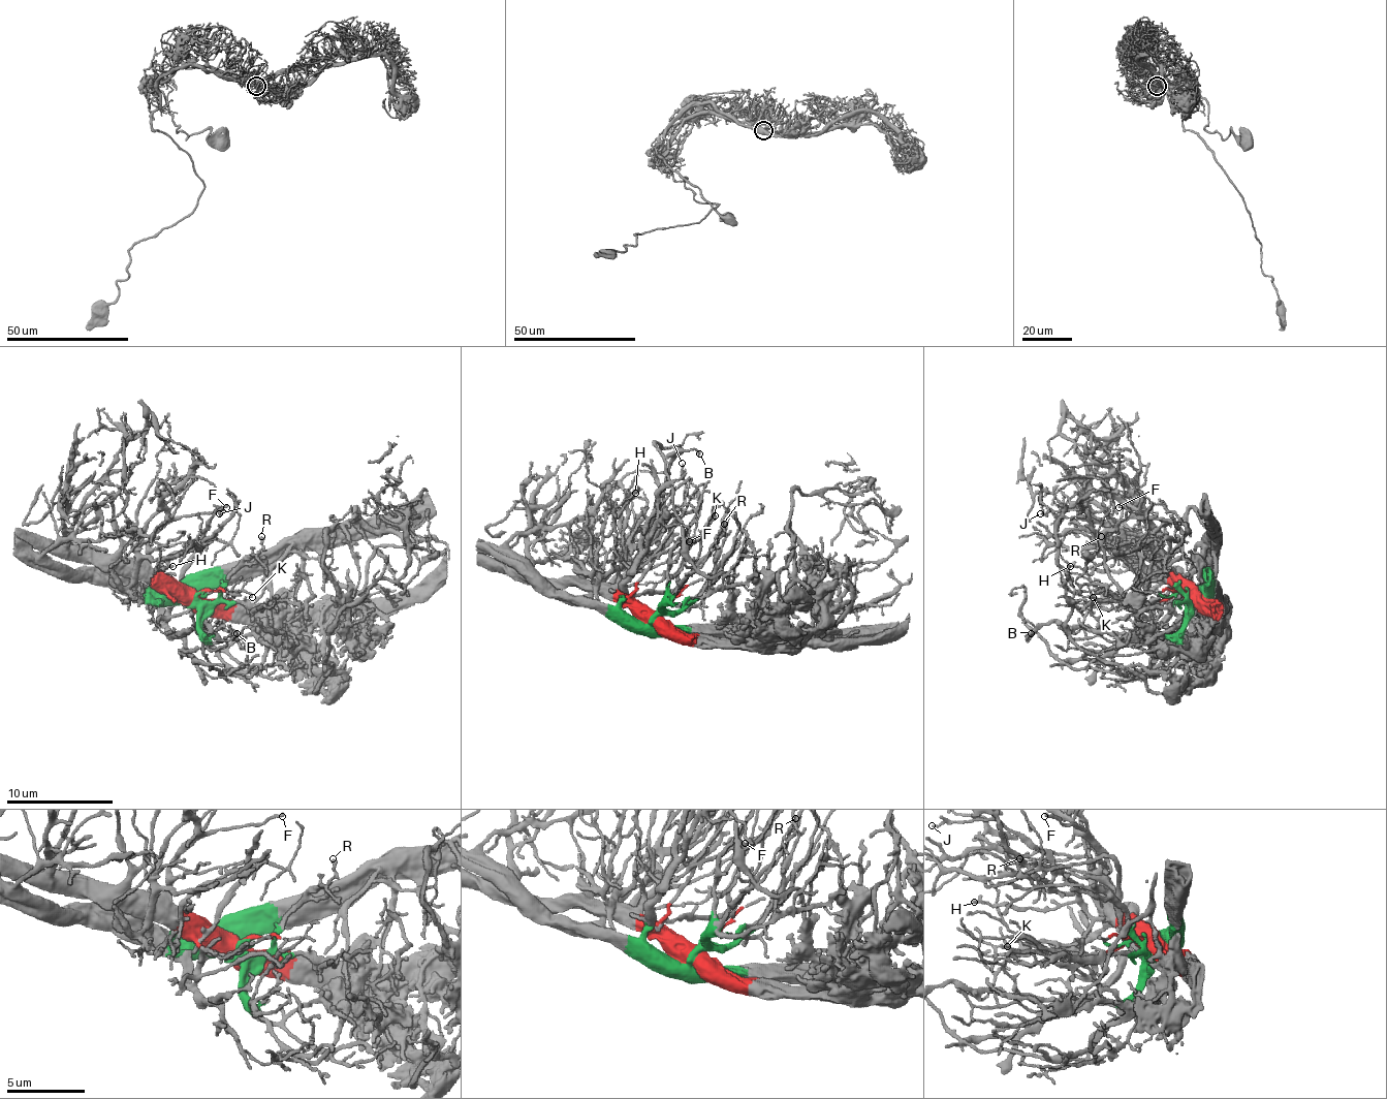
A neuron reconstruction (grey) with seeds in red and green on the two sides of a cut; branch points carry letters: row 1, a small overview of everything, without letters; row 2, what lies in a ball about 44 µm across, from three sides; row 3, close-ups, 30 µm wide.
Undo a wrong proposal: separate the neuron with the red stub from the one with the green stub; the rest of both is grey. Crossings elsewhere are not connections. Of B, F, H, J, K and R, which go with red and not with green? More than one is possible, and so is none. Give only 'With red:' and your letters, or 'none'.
With red: F, H, J

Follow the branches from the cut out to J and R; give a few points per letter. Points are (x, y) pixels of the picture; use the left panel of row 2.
J: (189, 602), (181, 602), (155, 573), (192, 546), (221, 509), (219, 514)
R: (189, 602), (214, 600), (246, 560), (256, 555), (261, 536)

